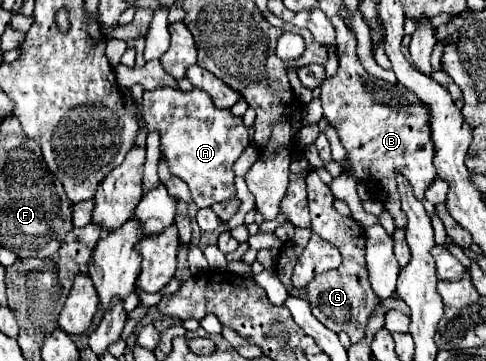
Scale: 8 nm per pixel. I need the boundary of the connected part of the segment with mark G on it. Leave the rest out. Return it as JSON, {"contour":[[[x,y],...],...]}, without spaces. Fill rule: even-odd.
{"contour":[[[314,170],[306,176],[306,186],[308,186],[308,208],[310,208],[312,226],[310,226],[310,230],[308,228],[306,230],[304,228],[296,228],[296,234],[290,240],[284,242],[284,246],[280,250],[280,256],[276,260],[276,274],[282,280],[282,284],[288,288],[290,296],[298,296],[298,298],[306,298],[308,300],[312,314],[328,330],[334,330],[334,332],[342,332],[344,330],[350,336],[352,344],[356,344],[356,342],[360,342],[364,338],[366,322],[368,322],[370,314],[374,312],[374,308],[380,304],[378,296],[370,288],[370,280],[368,280],[368,272],[366,272],[364,230],[352,218],[346,218],[346,216],[338,214],[332,208],[334,196],[332,196],[330,188],[320,180],[320,176]],[[312,232],[316,232],[320,238],[332,242],[340,250],[342,264],[336,270],[328,270],[328,272],[316,276],[306,288],[294,288],[294,284],[288,282],[288,272],[294,270],[294,258],[292,256],[300,256],[302,254],[302,250],[306,248],[306,242],[308,242]]]}

